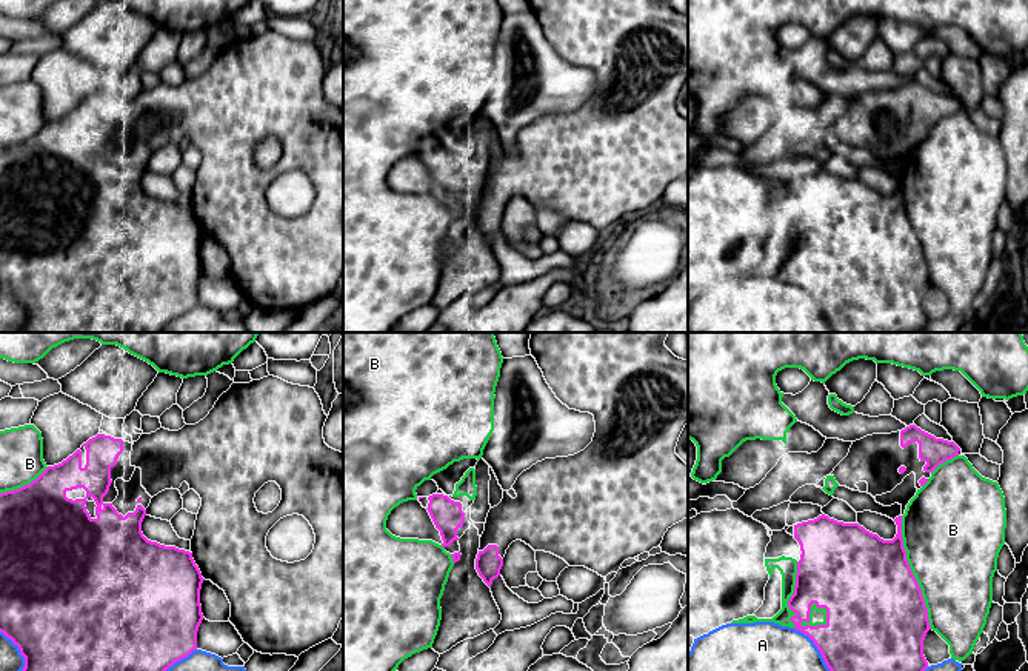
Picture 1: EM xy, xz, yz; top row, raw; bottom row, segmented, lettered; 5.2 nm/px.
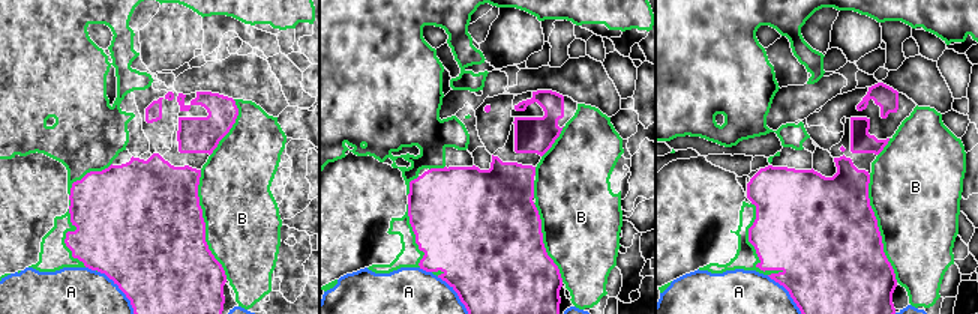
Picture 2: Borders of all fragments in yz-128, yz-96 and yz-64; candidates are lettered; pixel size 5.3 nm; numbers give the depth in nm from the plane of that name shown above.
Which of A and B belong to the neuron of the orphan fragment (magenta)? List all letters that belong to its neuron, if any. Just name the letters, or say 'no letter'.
no letter

